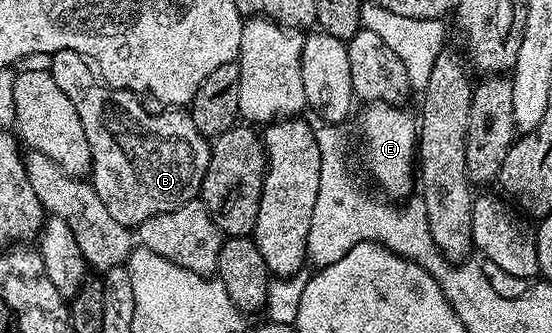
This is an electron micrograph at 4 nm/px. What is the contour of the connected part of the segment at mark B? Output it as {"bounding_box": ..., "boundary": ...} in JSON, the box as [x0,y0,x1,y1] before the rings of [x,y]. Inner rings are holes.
{"bounding_box":[50,50,211,228],"boundary":[[[58,50],[53,54],[50,71],[53,80],[57,80],[57,88],[73,100],[73,108],[77,108],[77,116],[81,116],[81,128],[85,128],[85,140],[89,140],[91,149],[89,181],[117,224],[137,228],[149,220],[149,216],[173,212],[173,208],[181,208],[181,204],[194,202],[200,197],[203,177],[211,159],[211,142],[203,137],[186,109],[163,108],[160,114],[150,114],[130,90],[114,90],[108,86],[93,69],[92,63],[72,50]]]}

